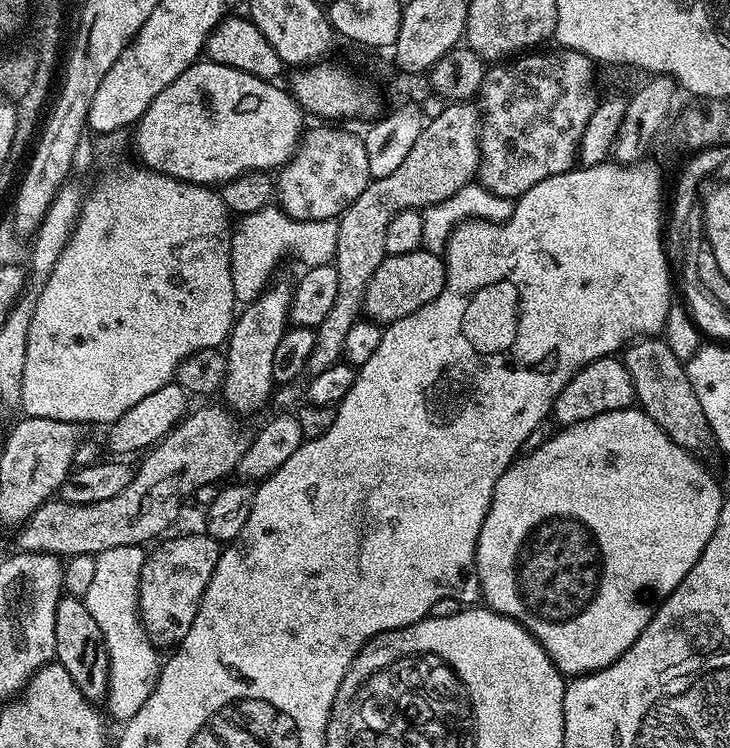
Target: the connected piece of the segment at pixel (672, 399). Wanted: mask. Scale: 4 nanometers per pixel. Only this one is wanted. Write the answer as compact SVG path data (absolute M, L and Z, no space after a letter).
M636 338L627 347L623 349L622 359L628 367L639 407L662 426L671 440L689 452L699 453L700 448L708 443L711 445L714 437L706 422L706 414L702 414L702 402L698 402L698 394L694 394L694 386L688 381L685 361L674 356L664 338Z

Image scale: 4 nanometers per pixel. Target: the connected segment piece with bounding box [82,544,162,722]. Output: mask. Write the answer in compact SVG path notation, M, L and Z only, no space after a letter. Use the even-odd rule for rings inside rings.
M141 545L114 546L95 555L94 579L90 590L82 597L86 610L98 622L102 630L104 645L108 648L108 695L109 712L119 722L127 722L138 714L138 710L156 689L156 678L162 667L162 656L157 645L144 635L138 611L138 586L140 571L146 552ZM157 652L157 653L156 653Z

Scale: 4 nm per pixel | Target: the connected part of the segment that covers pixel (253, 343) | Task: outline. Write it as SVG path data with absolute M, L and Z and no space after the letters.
M276 284L264 289L251 304L237 315L226 341L228 373L222 389L223 403L238 414L260 408L274 389L274 353L289 327L288 311L292 305L293 285Z

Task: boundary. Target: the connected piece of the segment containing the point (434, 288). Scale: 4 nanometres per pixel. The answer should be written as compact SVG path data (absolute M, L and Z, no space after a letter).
M417 250L397 256L387 255L364 287L362 308L373 321L381 325L395 324L402 318L412 316L414 310L426 308L430 302L434 302L438 294L444 292L445 282L443 259L435 252Z

